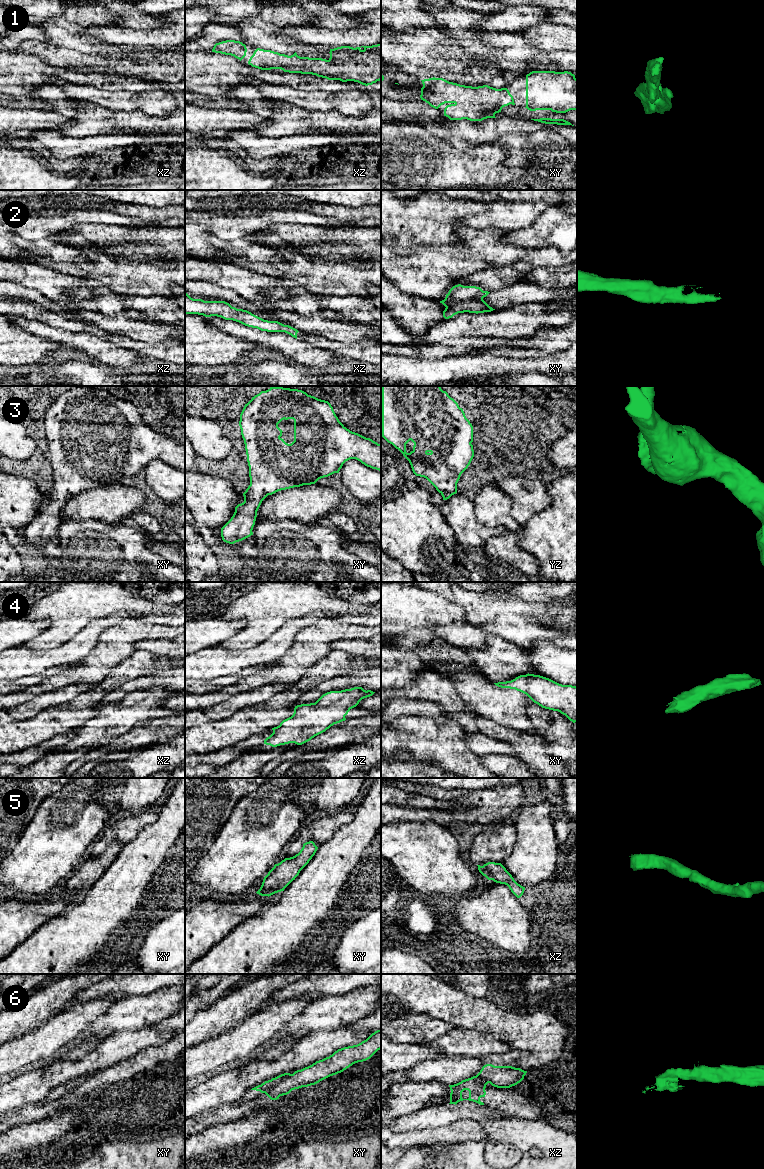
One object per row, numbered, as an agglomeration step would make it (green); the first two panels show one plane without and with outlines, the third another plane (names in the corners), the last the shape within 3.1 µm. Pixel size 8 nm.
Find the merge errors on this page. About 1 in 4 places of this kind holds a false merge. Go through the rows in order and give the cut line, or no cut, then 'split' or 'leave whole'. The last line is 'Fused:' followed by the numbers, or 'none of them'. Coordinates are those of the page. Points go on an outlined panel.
1: no cut | leave whole
2: no cut | leave whole
3: no cut | leave whole
4: no cut | leave whole
5: no cut | leave whole
6: xy (289, 1073), (264, 1092) | split
Fused: 6

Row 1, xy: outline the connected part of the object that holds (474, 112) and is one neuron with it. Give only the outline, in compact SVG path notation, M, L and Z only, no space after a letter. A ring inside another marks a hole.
M435 77L421 81L421 100L435 109L447 103L444 116L450 120L482 121L496 118L495 114L501 112L503 107L515 105L507 88L465 86Z

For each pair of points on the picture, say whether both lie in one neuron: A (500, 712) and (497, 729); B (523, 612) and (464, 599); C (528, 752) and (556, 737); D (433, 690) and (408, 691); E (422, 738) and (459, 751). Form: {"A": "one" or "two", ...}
{"A": "two", "B": "one", "C": "two", "D": "one", "E": "one"}

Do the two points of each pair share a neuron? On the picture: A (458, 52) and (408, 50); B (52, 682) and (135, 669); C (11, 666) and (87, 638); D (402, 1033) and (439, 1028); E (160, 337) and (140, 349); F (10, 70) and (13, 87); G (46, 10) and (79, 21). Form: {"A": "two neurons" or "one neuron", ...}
{"A": "one neuron", "B": "two neurons", "C": "one neuron", "D": "one neuron", "E": "two neurons", "F": "one neuron", "G": "two neurons"}

